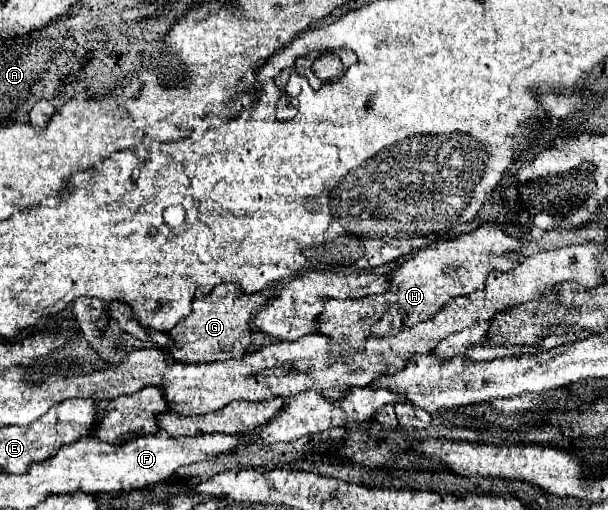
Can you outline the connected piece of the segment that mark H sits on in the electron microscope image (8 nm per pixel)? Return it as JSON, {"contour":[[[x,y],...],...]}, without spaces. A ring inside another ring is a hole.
{"contour":[[[488,223],[454,239],[438,239],[432,247],[418,251],[410,261],[402,263],[394,271],[394,283],[390,283],[382,295],[326,303],[318,321],[320,333],[334,339],[334,343],[354,343],[354,347],[362,347],[362,339],[368,339],[370,335],[394,335],[400,333],[402,327],[418,325],[430,315],[436,315],[450,299],[482,289],[490,271],[510,271],[516,267],[518,263],[508,261],[504,253],[518,251],[520,255],[522,243],[518,237],[528,235],[528,229],[520,231],[512,223]],[[448,265],[454,267],[450,275],[444,273]]]}

